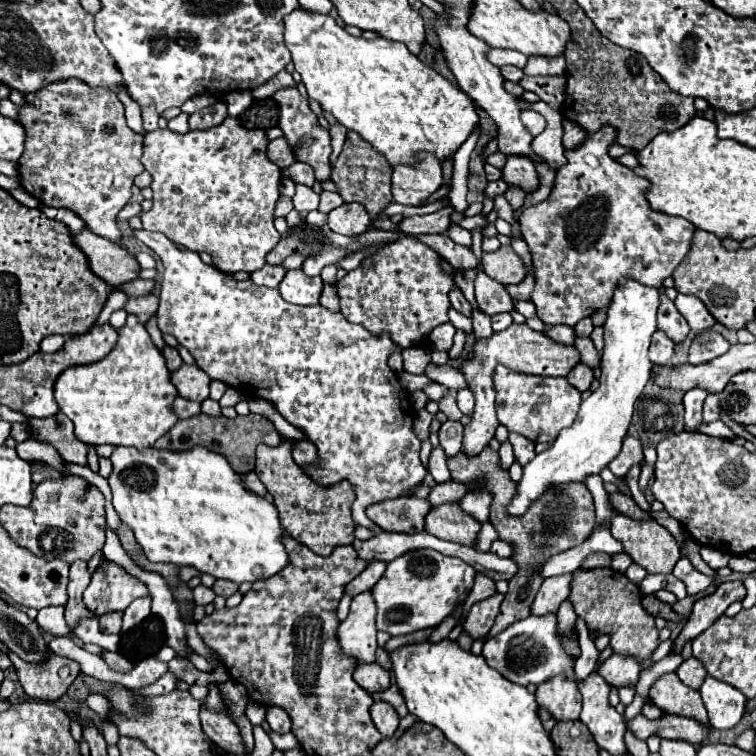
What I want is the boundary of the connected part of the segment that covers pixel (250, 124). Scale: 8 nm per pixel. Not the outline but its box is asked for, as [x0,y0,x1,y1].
[239,99,279,129]

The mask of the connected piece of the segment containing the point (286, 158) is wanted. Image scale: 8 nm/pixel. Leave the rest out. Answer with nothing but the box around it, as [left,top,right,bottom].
[267,137,295,167]

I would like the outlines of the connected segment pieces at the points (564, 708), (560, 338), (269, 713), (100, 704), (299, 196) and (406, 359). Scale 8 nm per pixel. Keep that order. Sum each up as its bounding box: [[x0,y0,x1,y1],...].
[[535,675,581,721],[543,325,575,345],[265,707,291,733],[85,694,111,719],[293,185,319,213],[403,347,431,375]]

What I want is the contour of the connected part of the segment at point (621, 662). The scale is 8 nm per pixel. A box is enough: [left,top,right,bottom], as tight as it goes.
[599,655,639,687]

